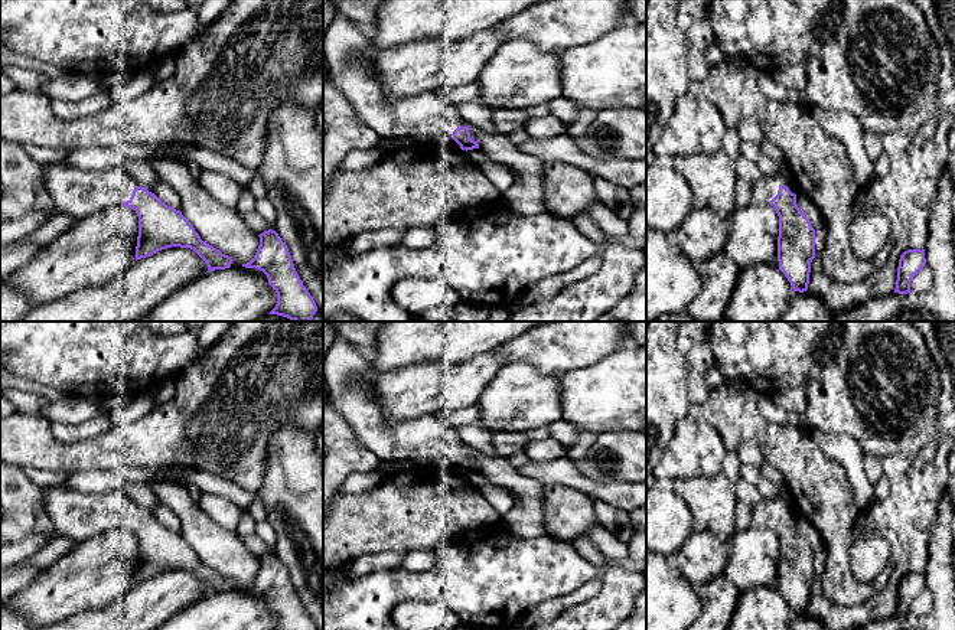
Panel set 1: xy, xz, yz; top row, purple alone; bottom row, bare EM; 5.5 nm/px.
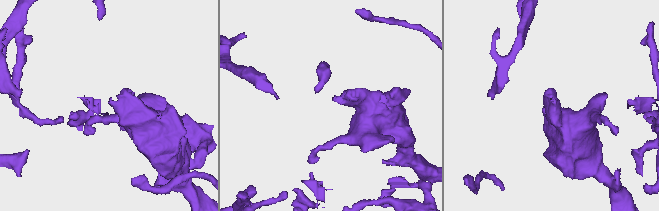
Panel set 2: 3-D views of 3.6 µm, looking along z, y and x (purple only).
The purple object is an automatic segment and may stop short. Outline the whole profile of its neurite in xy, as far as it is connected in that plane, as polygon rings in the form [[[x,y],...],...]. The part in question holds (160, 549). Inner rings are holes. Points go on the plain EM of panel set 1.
[[[62,486],[49,487],[43,489],[43,506],[58,535],[78,544],[113,529],[134,532],[138,539],[136,584],[180,569],[193,572],[208,588],[206,595],[232,587],[231,580],[201,562],[180,533],[167,529],[124,492],[85,494]]]

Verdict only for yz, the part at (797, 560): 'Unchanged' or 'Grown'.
Grown

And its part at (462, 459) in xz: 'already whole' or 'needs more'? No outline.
needs more

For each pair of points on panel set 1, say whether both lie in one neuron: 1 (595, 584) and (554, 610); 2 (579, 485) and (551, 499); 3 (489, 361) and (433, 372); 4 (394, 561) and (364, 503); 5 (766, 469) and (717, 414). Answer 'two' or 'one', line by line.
1: one
2: two
3: one
4: two
5: two

